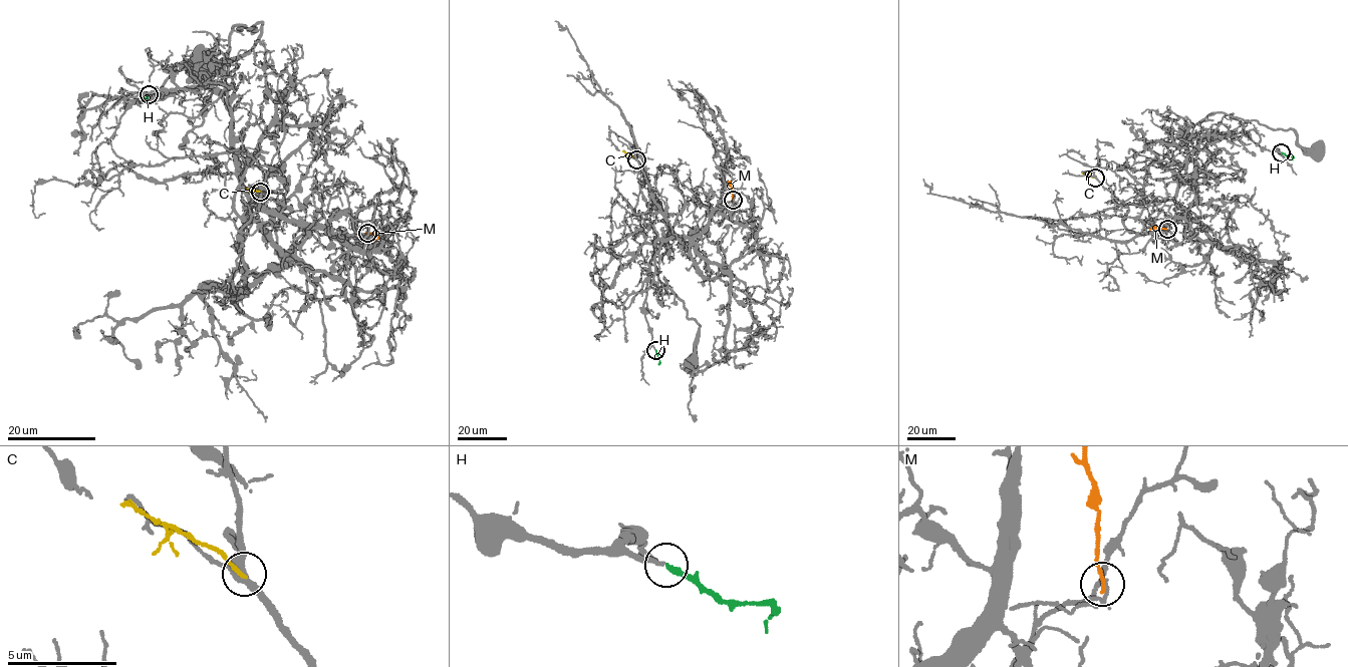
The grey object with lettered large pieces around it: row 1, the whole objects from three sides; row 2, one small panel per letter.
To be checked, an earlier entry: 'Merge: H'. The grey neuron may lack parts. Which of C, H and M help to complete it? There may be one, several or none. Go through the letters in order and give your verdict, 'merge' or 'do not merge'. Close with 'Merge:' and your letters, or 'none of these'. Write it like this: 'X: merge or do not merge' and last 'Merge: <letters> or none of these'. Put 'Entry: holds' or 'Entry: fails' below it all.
C: do not merge
H: merge
M: do not merge
Merge: H
Entry: holds

